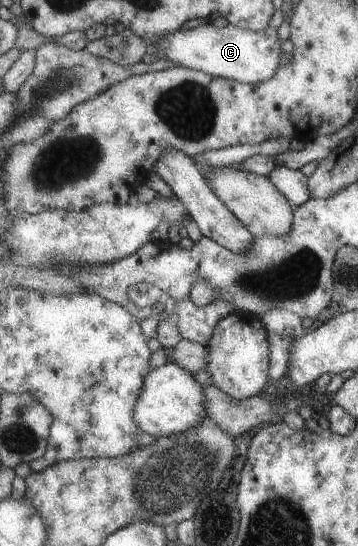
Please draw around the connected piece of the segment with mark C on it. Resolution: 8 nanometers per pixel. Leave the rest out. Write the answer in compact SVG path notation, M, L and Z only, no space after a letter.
M210 23L191 30L182 29L150 44L150 52L156 49L173 65L204 71L205 73L237 80L248 84L260 84L270 80L284 65L281 58L281 39L277 30L268 27L261 32L246 30L229 23L217 28Z

